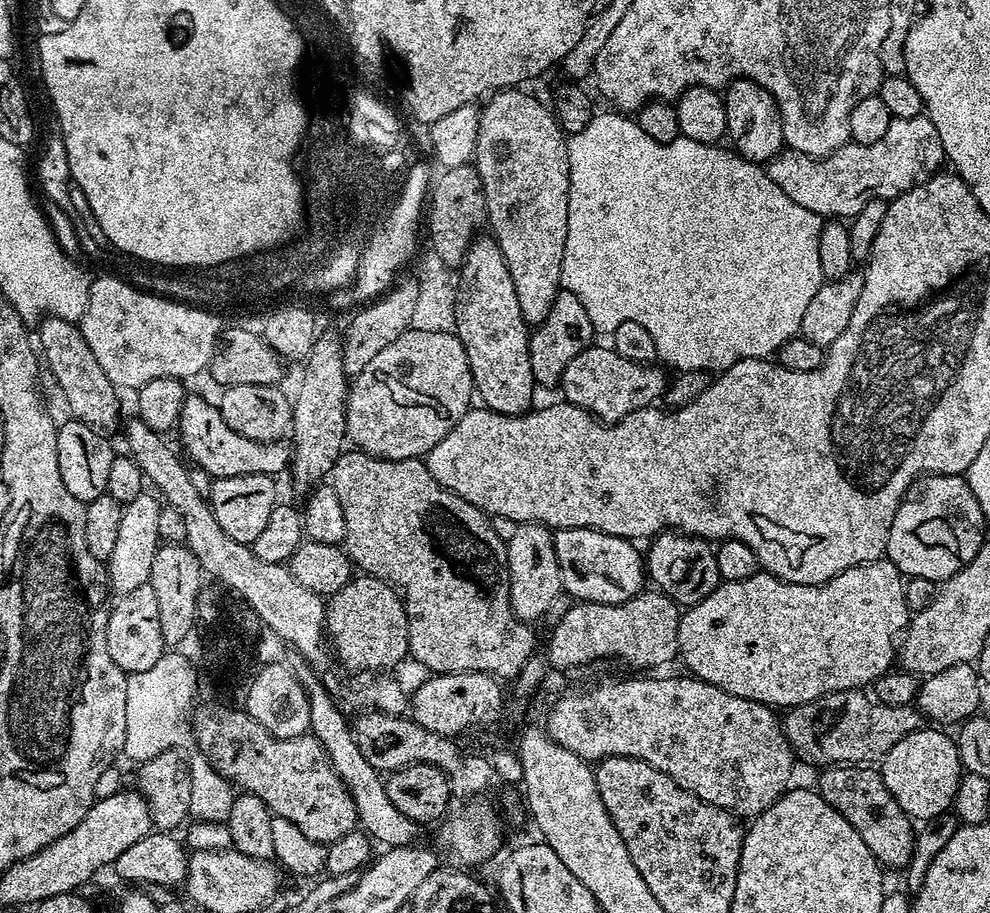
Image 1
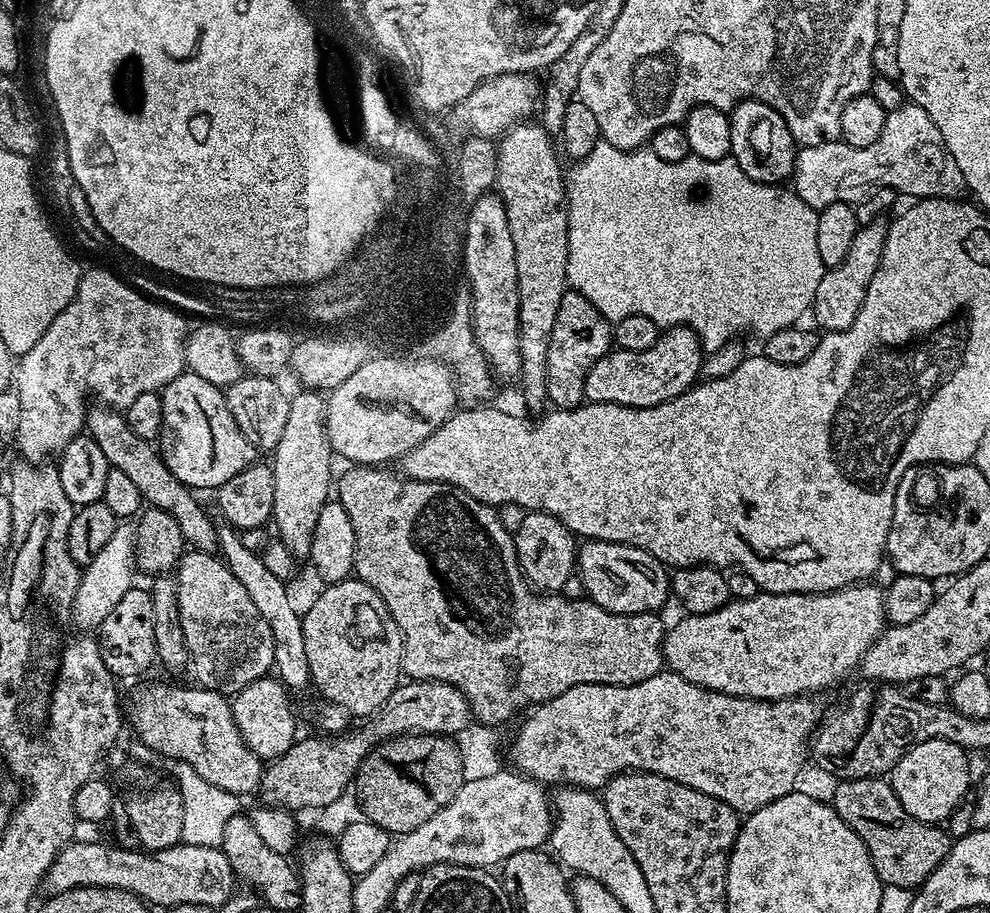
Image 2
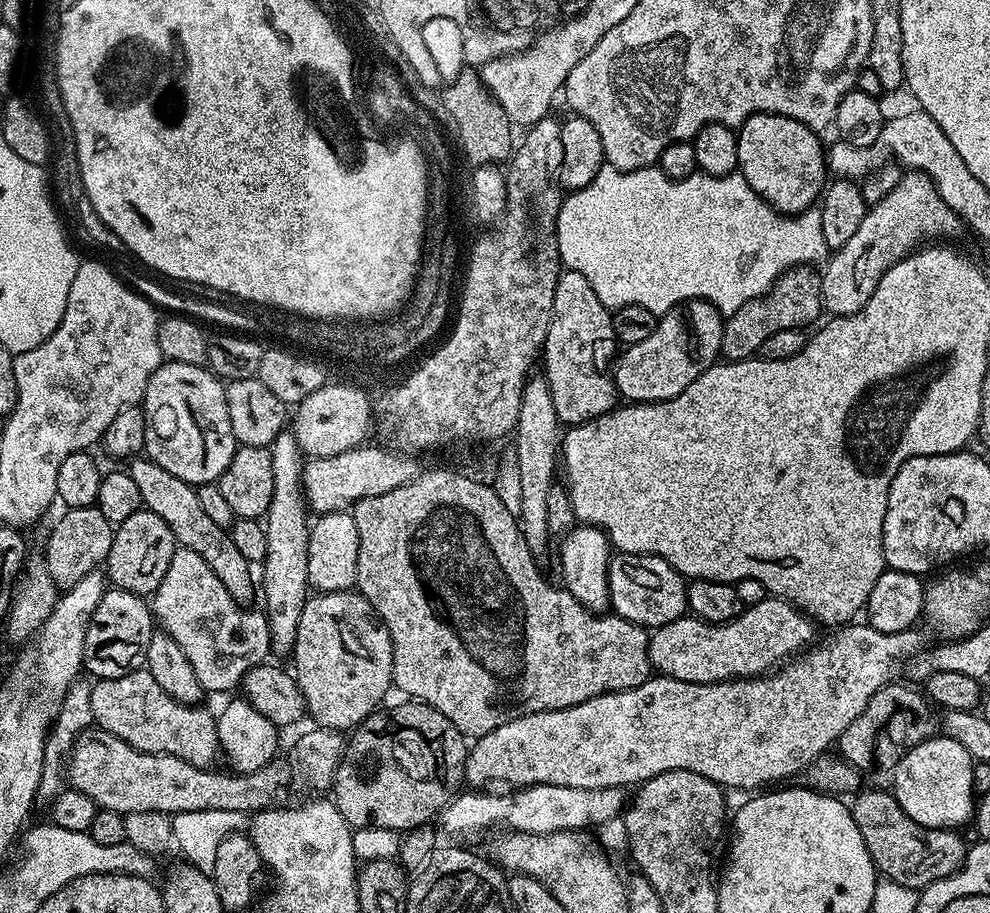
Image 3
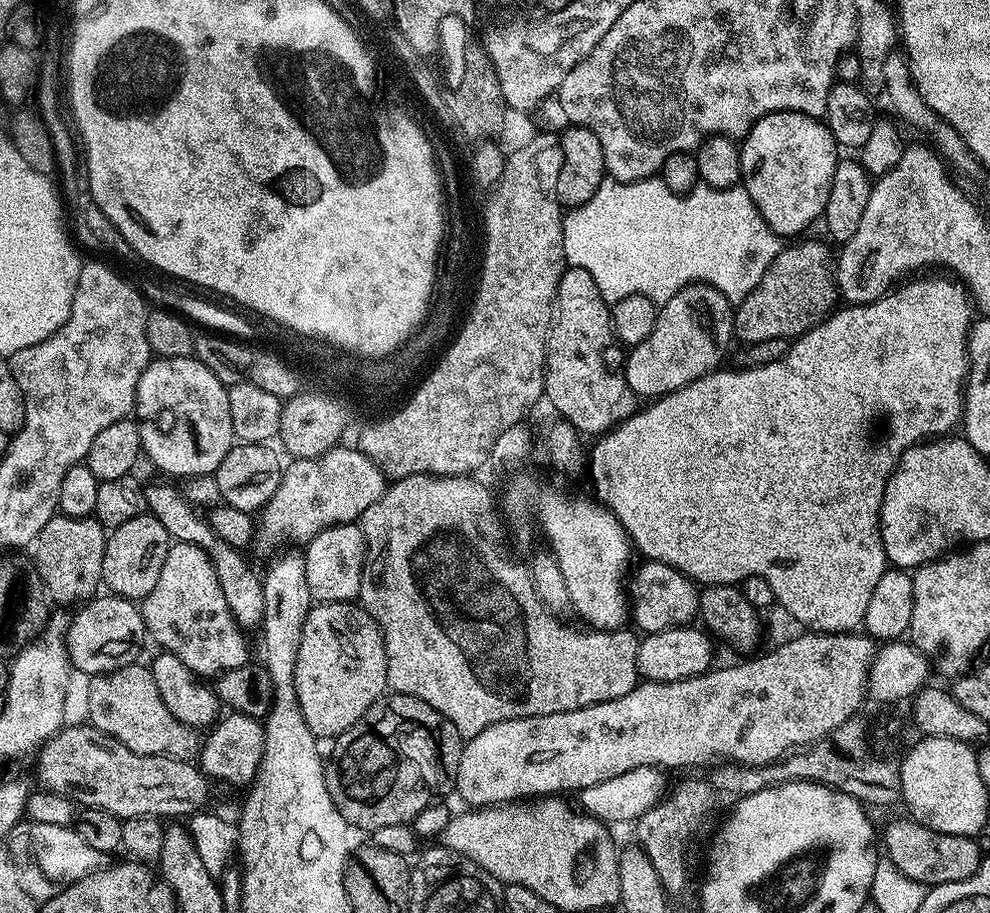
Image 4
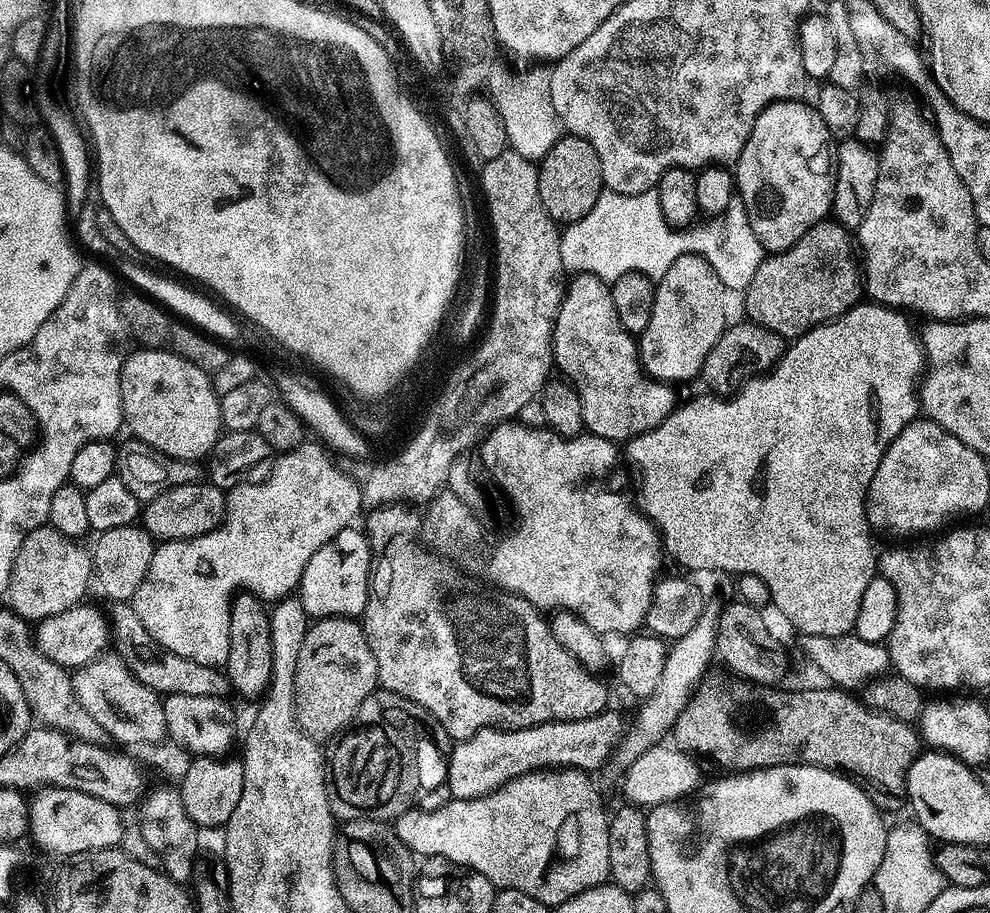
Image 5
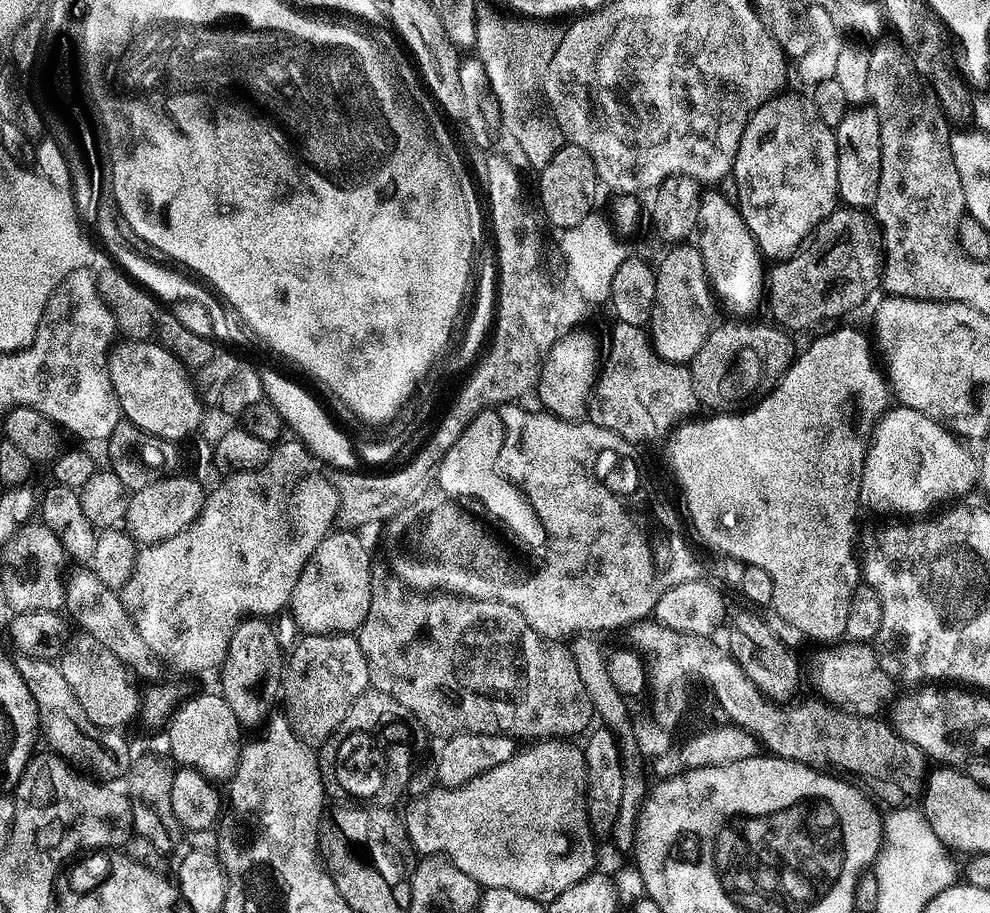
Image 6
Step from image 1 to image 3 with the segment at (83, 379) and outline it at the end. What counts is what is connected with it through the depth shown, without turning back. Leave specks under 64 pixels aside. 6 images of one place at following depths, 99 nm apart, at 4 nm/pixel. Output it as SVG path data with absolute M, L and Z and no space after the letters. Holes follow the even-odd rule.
M147 458L133 459L127 465L126 471L130 474L130 478L134 478L135 484L138 485L138 491L142 493L144 507L150 509L154 514L158 514L158 518L162 518L162 522L166 522L170 526L170 530L174 530L177 545L194 550L194 554L198 554L198 558L202 558L202 562L206 562L206 566L210 566L210 570L214 570L214 574L218 574L218 582L222 582L222 586L226 586L230 598L234 598L242 605L251 605L253 603L251 600L255 596L257 599L258 596L257 581L256 584L252 581L253 565L246 558L242 558L238 546L234 546L231 531L218 526L218 522L211 520L207 516L206 510L202 510L202 502L198 502L196 488L182 482L182 478L174 478L174 474L170 474L170 470L162 470L162 466L158 466L158 462Z

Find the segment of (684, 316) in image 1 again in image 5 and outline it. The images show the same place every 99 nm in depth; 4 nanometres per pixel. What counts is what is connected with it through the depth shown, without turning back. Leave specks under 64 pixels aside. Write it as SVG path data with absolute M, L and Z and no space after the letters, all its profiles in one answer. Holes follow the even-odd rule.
M605 190L586 218L567 225L561 231L562 266L568 274L585 272L611 282L631 272L659 278L670 270L670 266L674 266L678 258L701 256L714 266L725 289L733 293L736 291L736 294L743 293L766 255L750 226L744 203L739 198L734 199L722 214L705 220L708 220L705 224L696 222L691 226L675 228L662 214L662 206L654 190L642 194L618 194Z

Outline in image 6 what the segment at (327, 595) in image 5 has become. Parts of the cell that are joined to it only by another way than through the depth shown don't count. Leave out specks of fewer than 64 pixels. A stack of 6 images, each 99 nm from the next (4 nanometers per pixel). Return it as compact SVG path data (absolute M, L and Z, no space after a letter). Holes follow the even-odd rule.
M333 530L314 550L310 562L302 570L298 578L298 586L294 586L290 615L296 619L296 625L304 634L330 634L331 632L355 633L366 622L366 614L370 614L371 574L373 553L352 532Z

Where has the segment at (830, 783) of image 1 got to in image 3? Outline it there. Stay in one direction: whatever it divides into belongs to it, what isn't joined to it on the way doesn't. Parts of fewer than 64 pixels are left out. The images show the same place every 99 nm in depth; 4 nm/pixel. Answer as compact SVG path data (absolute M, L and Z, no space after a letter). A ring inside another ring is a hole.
M866 788L851 797L850 807L858 830L862 830L862 842L866 842L866 850L870 850L870 858L881 877L888 877L902 886L923 890L960 871L966 855L966 843L959 836L959 831L922 826L914 822L914 818L910 818L902 806L898 806L891 791Z

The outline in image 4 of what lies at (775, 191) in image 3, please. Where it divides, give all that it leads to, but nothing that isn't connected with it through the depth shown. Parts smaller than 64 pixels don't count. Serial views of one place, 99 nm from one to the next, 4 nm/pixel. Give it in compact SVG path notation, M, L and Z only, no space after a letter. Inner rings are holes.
M771 112L743 137L740 178L758 214L775 236L796 238L824 215L838 163L838 145L823 119L801 112Z

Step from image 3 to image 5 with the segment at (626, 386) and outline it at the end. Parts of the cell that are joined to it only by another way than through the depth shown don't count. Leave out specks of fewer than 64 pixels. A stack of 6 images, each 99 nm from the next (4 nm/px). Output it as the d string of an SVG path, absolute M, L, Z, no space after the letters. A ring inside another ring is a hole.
M683 256L670 266L670 270L664 276L659 277L654 294L654 310L650 313L650 326L638 337L640 349L640 366L644 375L659 381L661 384L677 386L683 380L692 380L701 375L704 370L704 363L714 350L718 338L729 327L728 320L728 296L729 293L724 287L722 278L701 256Z

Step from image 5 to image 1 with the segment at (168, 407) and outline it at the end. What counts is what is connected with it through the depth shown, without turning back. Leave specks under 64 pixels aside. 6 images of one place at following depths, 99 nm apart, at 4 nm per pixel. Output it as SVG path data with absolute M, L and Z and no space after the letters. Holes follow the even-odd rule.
M185 395L184 405L180 411L180 422L178 425L178 433L180 432L180 440L184 443L184 448L188 451L187 459L193 460L195 467L199 471L207 473L209 477L219 478L221 476L241 476L242 474L262 474L263 476L275 477L276 472L280 472L289 467L292 459L292 449L287 443L280 440L268 440L266 443L258 442L246 438L242 434L238 434L234 430L230 430L230 426L226 426L226 418L222 418L219 407L215 403L212 404L208 400L203 400L200 396Z

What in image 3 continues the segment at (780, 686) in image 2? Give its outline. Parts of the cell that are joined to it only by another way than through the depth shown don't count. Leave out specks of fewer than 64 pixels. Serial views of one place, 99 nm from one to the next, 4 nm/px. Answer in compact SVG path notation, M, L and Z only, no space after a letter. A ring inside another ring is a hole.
M765 598L757 604L747 605L739 616L735 616L727 624L709 624L706 620L685 614L666 626L651 629L648 637L648 657L659 675L682 682L717 684L723 680L743 680L765 675L783 665L789 658L805 651L817 639L815 627L817 628L817 625L795 604L779 598Z

